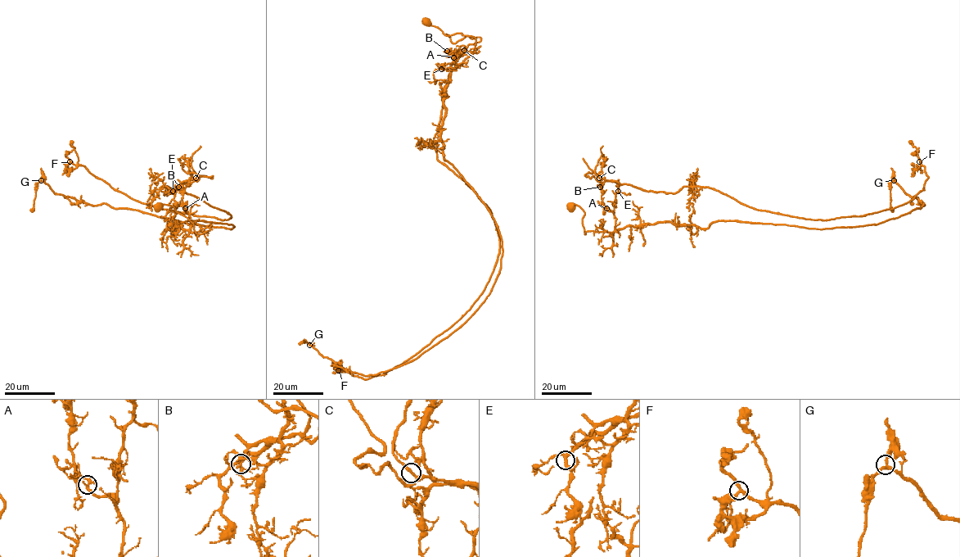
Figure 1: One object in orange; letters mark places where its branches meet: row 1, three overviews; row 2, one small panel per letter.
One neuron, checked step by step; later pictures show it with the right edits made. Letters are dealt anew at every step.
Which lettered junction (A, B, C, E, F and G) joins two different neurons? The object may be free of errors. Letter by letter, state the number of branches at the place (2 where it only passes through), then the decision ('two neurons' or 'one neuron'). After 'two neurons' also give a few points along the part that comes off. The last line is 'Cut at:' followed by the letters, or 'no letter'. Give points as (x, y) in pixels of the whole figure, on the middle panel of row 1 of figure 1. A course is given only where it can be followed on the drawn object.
A: branches 3; two neurons; course (453, 56), (433, 146), (491, 214), (497, 262), (479, 298), (407, 360), (362, 378), (346, 373), (341, 360)
B: branches 3; one neuron
C: branches 3; one neuron
E: branches 3; one neuron
F: branches 3; one neuron
G: branches 3; one neuron
Cut at: A

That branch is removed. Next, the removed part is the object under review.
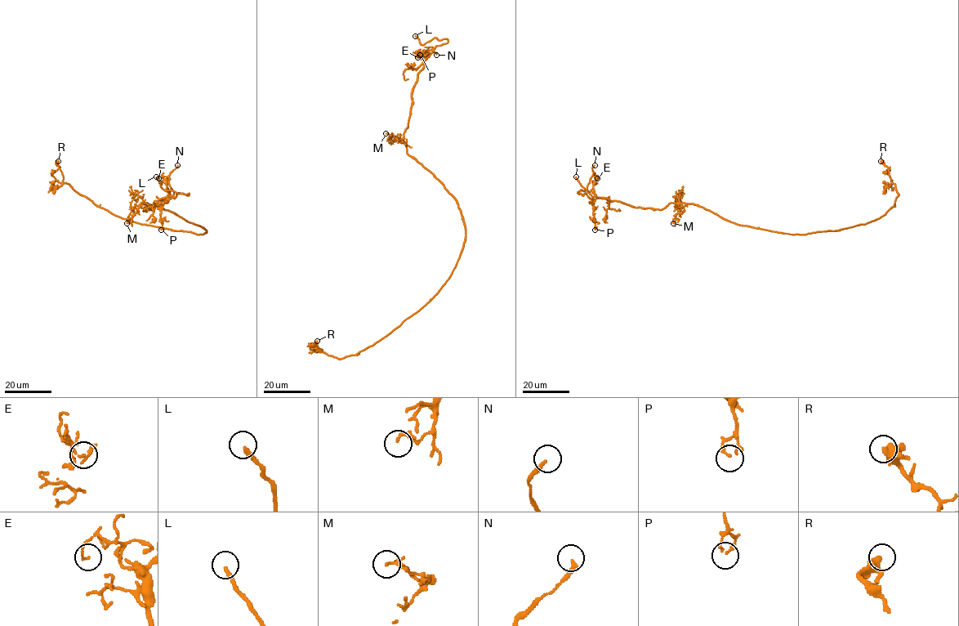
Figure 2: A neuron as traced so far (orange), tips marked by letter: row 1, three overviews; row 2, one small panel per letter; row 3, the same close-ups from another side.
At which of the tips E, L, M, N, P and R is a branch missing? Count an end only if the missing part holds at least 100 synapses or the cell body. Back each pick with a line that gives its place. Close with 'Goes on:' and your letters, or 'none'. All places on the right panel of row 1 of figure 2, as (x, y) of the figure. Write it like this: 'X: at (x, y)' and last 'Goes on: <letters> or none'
L: at (576, 176)
Goes on: L

